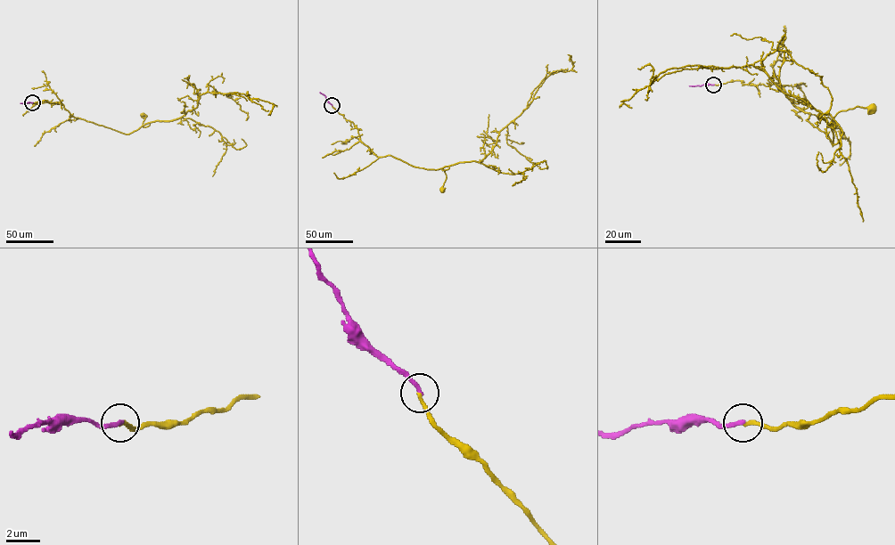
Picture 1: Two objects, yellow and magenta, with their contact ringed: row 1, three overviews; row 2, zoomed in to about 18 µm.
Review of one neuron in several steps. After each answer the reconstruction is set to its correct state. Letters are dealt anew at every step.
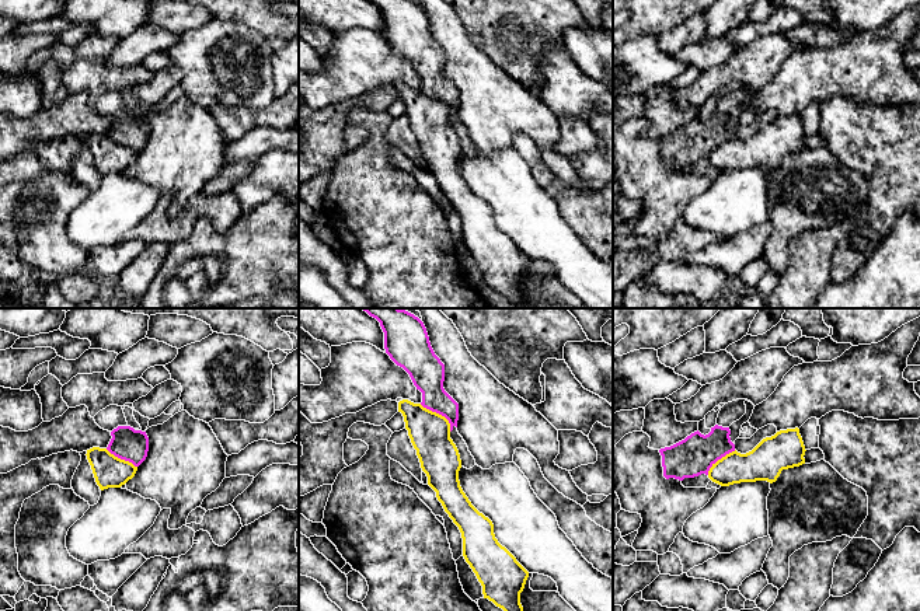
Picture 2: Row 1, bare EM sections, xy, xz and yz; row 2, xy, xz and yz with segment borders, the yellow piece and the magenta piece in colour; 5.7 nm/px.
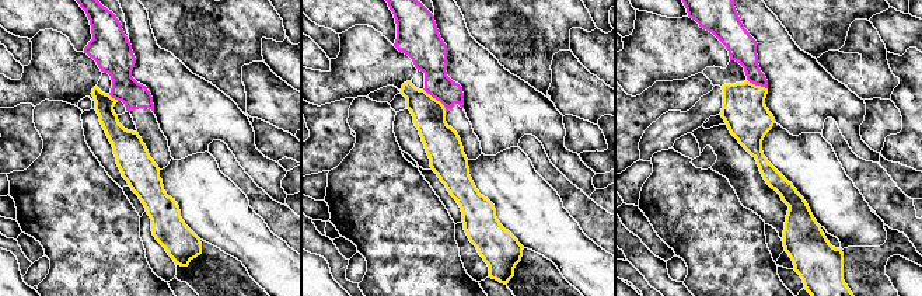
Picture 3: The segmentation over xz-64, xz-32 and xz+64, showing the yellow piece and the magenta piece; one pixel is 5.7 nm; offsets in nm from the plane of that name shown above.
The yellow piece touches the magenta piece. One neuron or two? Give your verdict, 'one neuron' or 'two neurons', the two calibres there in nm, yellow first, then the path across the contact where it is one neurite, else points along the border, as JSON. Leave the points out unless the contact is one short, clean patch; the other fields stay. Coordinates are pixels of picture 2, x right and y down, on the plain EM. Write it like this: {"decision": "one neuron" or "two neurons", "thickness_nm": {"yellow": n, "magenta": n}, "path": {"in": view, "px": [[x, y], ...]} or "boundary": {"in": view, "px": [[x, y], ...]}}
{"decision": "two neurons", "thickness_nm": {"yellow": 240, "magenta": 200}, "boundary": {"in": "xz", "px": [[420, 90], [441, 100], [448, 107], [450, 117]]}}

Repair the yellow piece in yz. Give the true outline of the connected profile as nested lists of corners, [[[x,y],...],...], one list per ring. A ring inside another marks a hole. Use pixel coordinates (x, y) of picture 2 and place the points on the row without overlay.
[[[799,115],[780,116],[763,125],[752,137],[740,140],[736,136],[718,146],[708,160],[684,164],[684,174],[707,174],[712,167],[721,172],[740,168],[776,168],[783,156],[805,150],[805,132]]]

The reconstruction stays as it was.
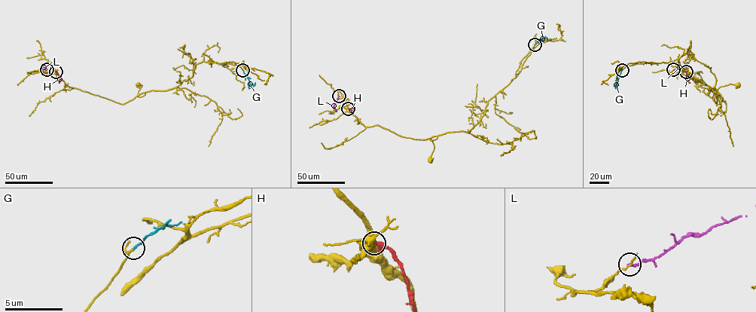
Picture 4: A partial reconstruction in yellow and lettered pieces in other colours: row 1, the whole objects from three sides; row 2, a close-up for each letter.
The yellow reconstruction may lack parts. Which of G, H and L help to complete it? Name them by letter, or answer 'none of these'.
G

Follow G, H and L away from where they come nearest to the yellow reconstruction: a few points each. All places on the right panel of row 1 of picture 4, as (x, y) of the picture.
G: (621, 70), (616, 82)
H: (685, 71), (690, 83)
L: (673, 69), (687, 62)

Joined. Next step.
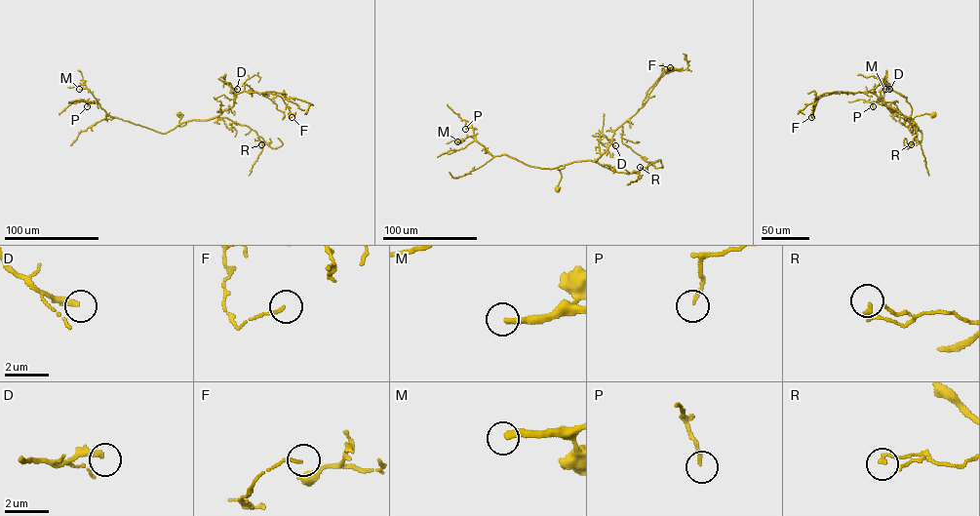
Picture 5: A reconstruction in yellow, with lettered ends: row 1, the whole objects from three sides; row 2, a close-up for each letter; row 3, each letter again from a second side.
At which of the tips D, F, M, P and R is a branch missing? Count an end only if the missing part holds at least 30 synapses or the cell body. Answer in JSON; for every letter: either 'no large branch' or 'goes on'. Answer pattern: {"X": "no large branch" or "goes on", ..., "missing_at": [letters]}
{"D": "no large branch", "F": "no large branch", "M": "goes on", "P": "no large branch", "R": "no large branch", "missing_at": ["M"]}

